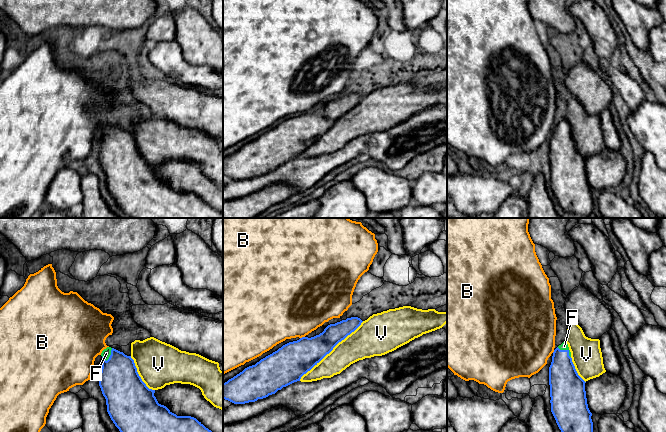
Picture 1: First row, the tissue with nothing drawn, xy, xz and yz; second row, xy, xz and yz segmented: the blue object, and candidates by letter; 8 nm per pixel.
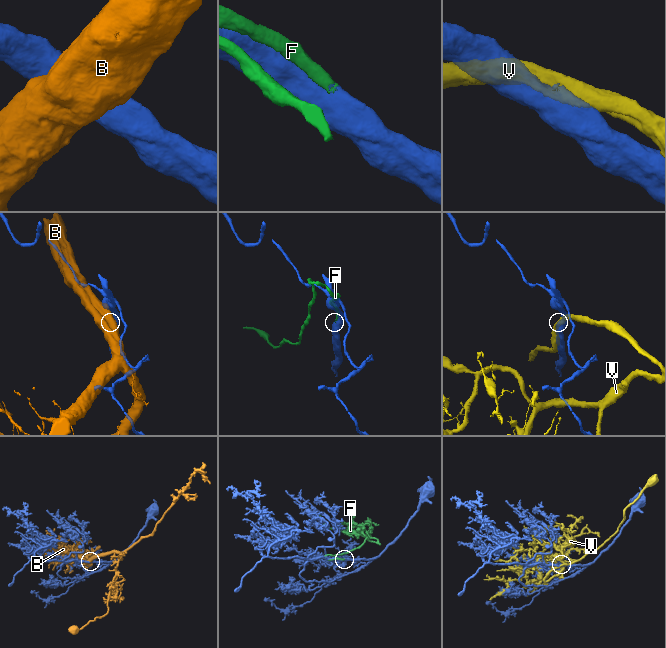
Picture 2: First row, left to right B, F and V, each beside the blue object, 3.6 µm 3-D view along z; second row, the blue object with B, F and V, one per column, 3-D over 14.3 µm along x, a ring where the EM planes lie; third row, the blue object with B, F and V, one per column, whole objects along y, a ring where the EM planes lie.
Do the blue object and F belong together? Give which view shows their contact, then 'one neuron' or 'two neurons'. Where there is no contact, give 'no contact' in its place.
xy | one neuron

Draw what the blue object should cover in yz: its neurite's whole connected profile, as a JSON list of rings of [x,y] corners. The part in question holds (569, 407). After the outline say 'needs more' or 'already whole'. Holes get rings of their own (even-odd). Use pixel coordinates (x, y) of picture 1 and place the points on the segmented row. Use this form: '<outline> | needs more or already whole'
[[[563,342],[554,350],[549,367],[551,412],[561,432],[593,432],[585,383],[575,369],[568,344]]] | needs more

